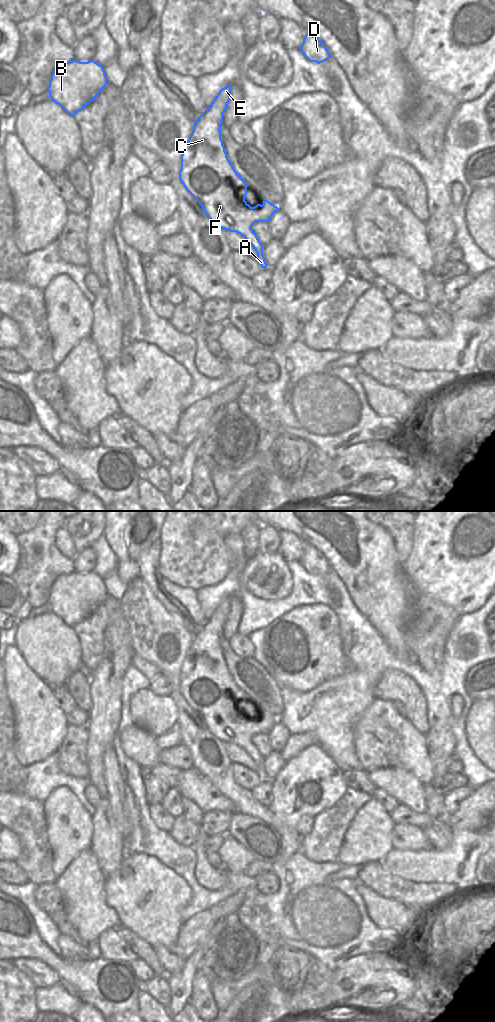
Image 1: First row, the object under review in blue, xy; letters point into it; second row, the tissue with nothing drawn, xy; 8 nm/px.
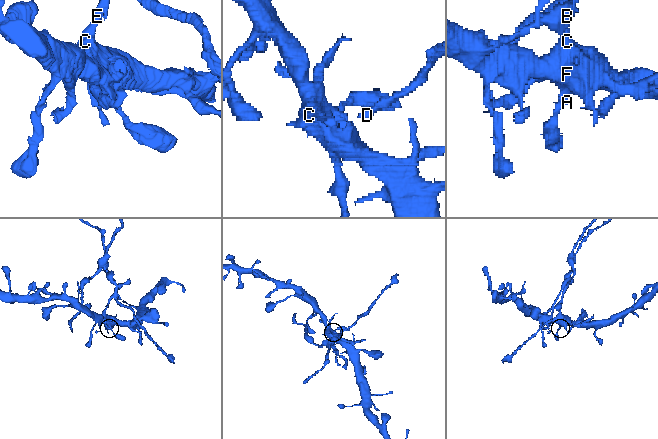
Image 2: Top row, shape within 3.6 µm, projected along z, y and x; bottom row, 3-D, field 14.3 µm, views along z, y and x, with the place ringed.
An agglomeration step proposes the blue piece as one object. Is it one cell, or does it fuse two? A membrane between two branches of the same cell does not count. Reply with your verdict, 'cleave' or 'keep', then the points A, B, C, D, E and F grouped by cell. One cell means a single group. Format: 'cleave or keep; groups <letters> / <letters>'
cleave; groups A B C F / D E

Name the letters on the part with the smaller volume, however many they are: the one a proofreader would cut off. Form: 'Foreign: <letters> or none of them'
Foreign: D, E

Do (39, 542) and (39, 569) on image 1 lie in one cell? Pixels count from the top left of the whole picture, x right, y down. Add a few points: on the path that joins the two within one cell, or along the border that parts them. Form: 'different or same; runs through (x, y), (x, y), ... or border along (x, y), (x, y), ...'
same; runs through (42, 549), (39, 555), (39, 562)

